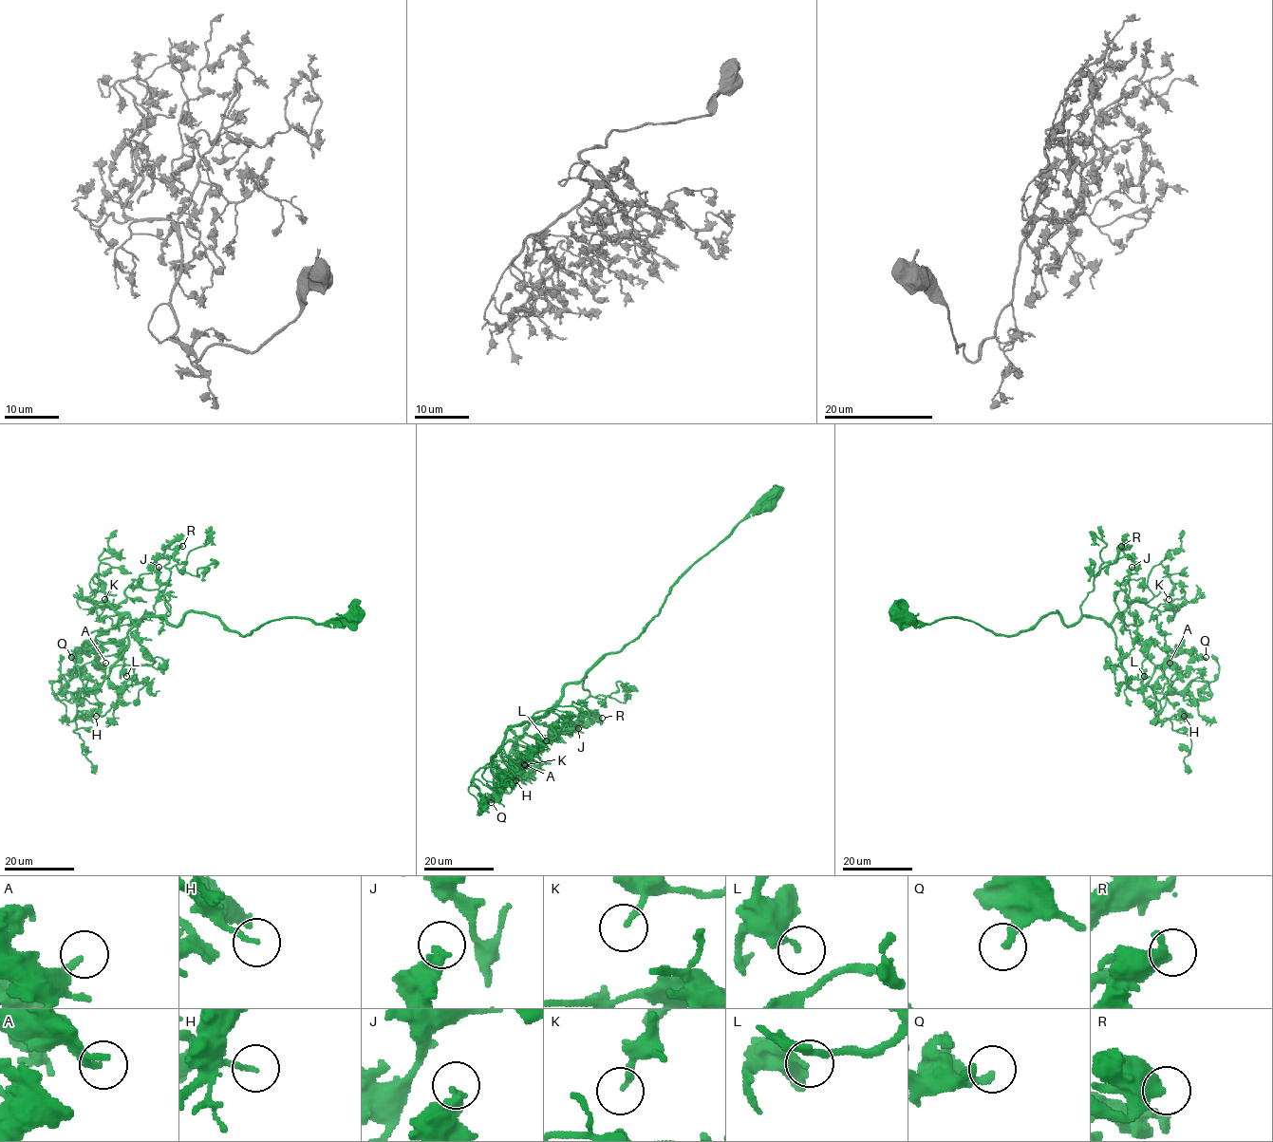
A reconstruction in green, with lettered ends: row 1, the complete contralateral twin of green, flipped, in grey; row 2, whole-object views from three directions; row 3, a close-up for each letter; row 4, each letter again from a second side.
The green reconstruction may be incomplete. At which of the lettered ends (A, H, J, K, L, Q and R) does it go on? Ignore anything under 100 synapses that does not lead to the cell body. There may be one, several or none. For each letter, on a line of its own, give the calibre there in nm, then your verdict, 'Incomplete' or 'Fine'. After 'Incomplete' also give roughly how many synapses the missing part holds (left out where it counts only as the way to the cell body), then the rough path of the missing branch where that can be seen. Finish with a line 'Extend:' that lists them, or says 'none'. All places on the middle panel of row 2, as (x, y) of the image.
A: Thickness 240 nm. Fine
H: Thickness 140 nm. Fine
J: Thickness 360 nm. Fine
K: Thickness 170 nm. Fine
L: Thickness 200 nm. Fine
Q: Thickness 240 nm. Fine
R: Thickness 460 nm. Fine
Extend: none

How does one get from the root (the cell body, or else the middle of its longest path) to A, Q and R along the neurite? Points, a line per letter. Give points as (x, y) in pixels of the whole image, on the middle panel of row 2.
A: (776, 493), (681, 576), (637, 637), (570, 682), (548, 715), (508, 726), (525, 765)
Q: (776, 493), (681, 576), (637, 637), (570, 682), (545, 715), (506, 732), (491, 766), (500, 785), (491, 802)
R: (776, 493), (681, 576), (637, 637), (586, 674), (589, 719), (582, 720), (585, 713), (602, 718)

